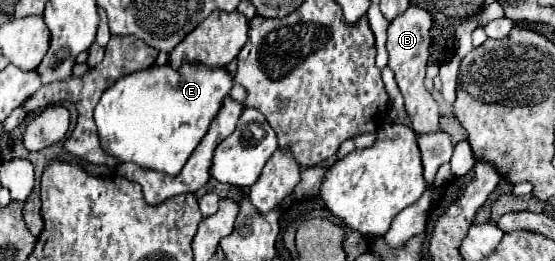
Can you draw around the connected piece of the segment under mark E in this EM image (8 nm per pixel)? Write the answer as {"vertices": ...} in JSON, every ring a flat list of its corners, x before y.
{"vertices":[[169,64,151,66,147,70,123,76,103,92,95,108,95,124,99,130,101,146,121,162,135,162,147,170,157,170,175,176,179,174,183,162,187,162,195,146,201,142,203,134,207,134,209,124,217,116,223,98,229,94,231,86,233,78,227,74,225,68,207,68,195,64,185,64,179,70,173,70]]}

